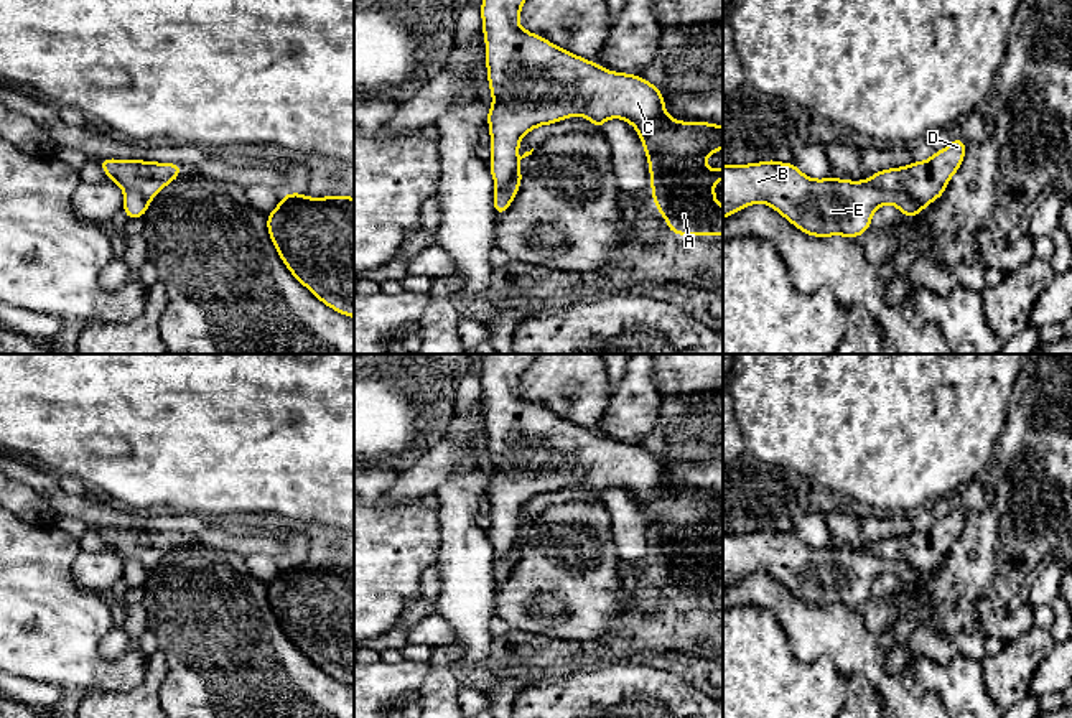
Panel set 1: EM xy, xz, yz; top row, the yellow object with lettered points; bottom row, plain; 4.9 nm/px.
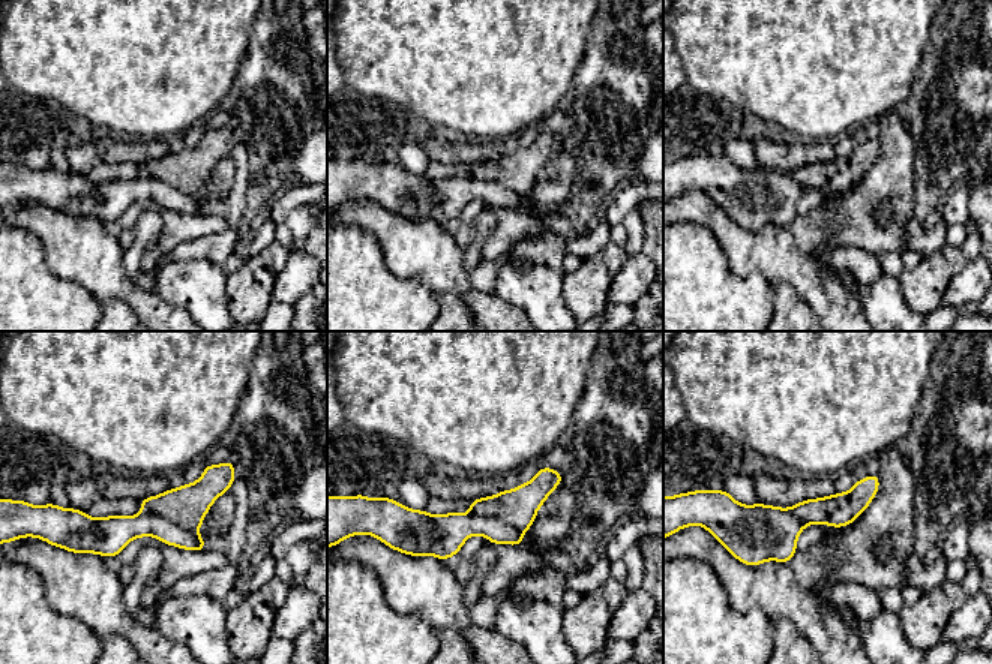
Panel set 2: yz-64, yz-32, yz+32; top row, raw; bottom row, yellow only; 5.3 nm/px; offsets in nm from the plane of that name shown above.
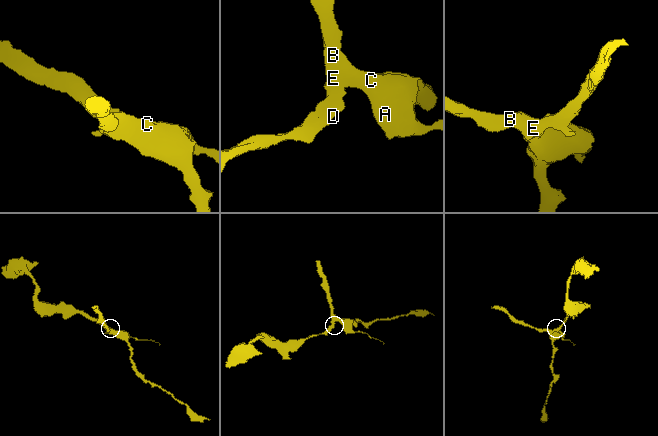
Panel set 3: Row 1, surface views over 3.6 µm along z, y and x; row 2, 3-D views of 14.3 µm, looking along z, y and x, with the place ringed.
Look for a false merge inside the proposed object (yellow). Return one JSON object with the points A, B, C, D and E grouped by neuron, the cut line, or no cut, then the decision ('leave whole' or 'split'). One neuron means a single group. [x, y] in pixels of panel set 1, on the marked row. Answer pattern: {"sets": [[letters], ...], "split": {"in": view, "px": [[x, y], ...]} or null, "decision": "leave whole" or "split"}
{"sets": [["A", "B", "C", "E"], ["D"]], "split": {"in": "yz", "px": [[868, 180], [878, 188], [906, 193], [927, 203]]}, "decision": "split"}

